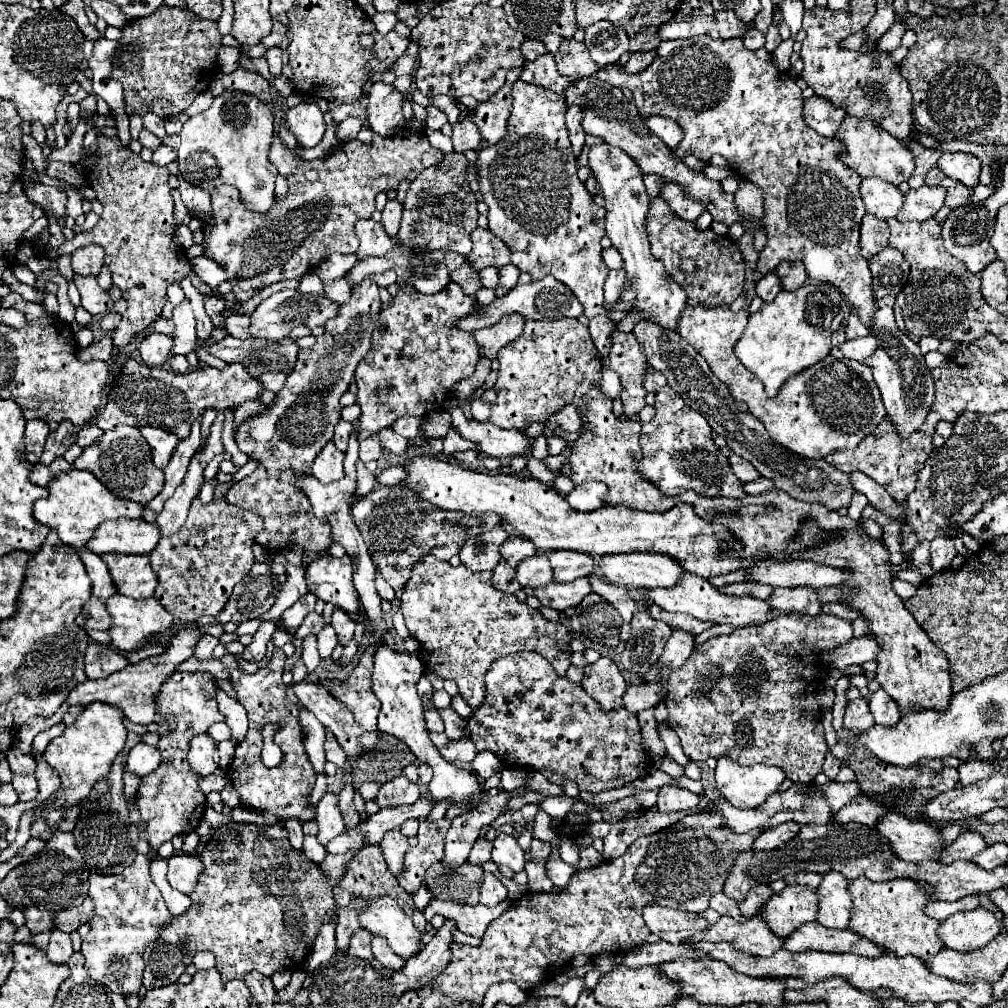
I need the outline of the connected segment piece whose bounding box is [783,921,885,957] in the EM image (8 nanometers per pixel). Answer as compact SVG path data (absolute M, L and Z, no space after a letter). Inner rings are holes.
M817 921L805 923L805 927L799 927L795 933L791 933L783 949L793 953L803 951L827 951L827 953L855 953L861 957L879 957L885 951L877 949L871 941L865 941L865 937L857 937L849 929L827 929L819 925Z

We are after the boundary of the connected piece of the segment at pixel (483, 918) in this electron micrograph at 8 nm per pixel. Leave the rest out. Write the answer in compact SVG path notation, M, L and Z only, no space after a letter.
M433 899L431 905L427 909L423 909L423 915L425 915L427 923L431 921L431 917L435 913L439 913L443 917L453 917L457 921L457 929L461 933L467 933L473 937L483 937L489 923L493 919L497 919L505 909L509 909L509 905L511 905L509 899L501 901L501 905L495 905L495 907L485 907L485 905L471 907L471 905L457 905L457 903Z

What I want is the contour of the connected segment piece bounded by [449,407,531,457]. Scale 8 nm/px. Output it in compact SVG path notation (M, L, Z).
M451 409L449 411L453 421L453 429L467 441L473 441L479 445L479 449L489 457L513 457L513 455L525 455L531 451L531 443L523 433L507 431L491 422L467 421L463 411Z

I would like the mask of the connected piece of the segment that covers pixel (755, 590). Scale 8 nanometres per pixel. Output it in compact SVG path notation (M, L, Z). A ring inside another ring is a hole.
M745 581L745 583L735 583L735 585L723 585L723 587L719 587L719 591L725 595L751 595L757 599L767 599L771 595L773 587L761 585L755 581Z

